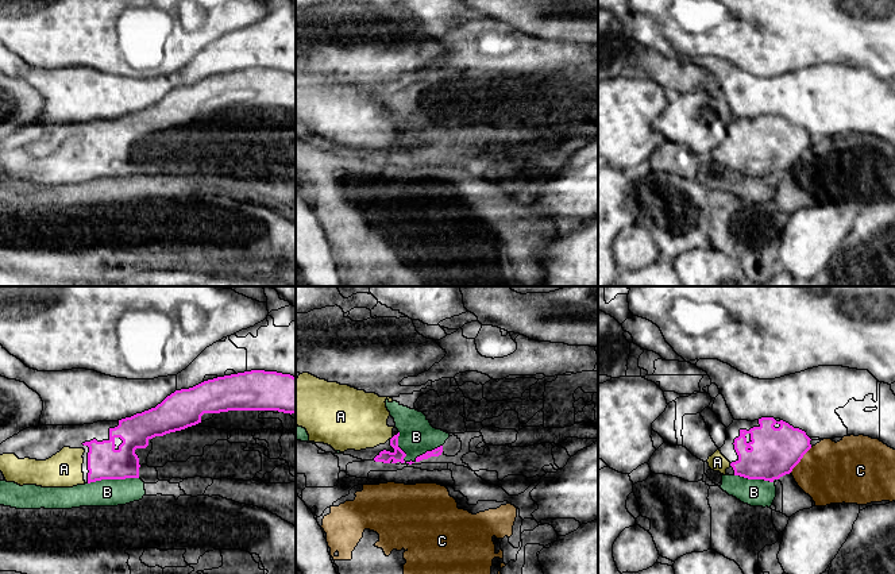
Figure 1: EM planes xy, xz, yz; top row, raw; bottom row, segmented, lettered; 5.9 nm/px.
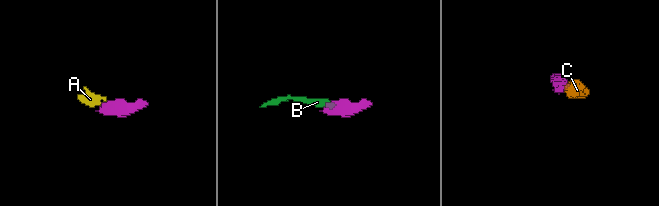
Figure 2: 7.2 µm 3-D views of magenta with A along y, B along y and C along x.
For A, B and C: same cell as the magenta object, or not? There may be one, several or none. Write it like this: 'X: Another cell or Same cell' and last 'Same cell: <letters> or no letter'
A: Same cell
B: Another cell
C: Another cell
Same cell: A

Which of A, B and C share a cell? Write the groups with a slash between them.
A / B / C

